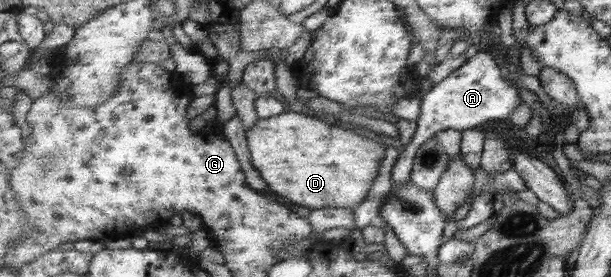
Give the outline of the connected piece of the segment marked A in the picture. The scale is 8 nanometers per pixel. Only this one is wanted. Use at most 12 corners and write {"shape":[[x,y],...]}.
{"shape":[[478,52],[421,100],[413,140],[393,168],[411,181],[417,150],[439,132],[509,121],[522,101]]}

